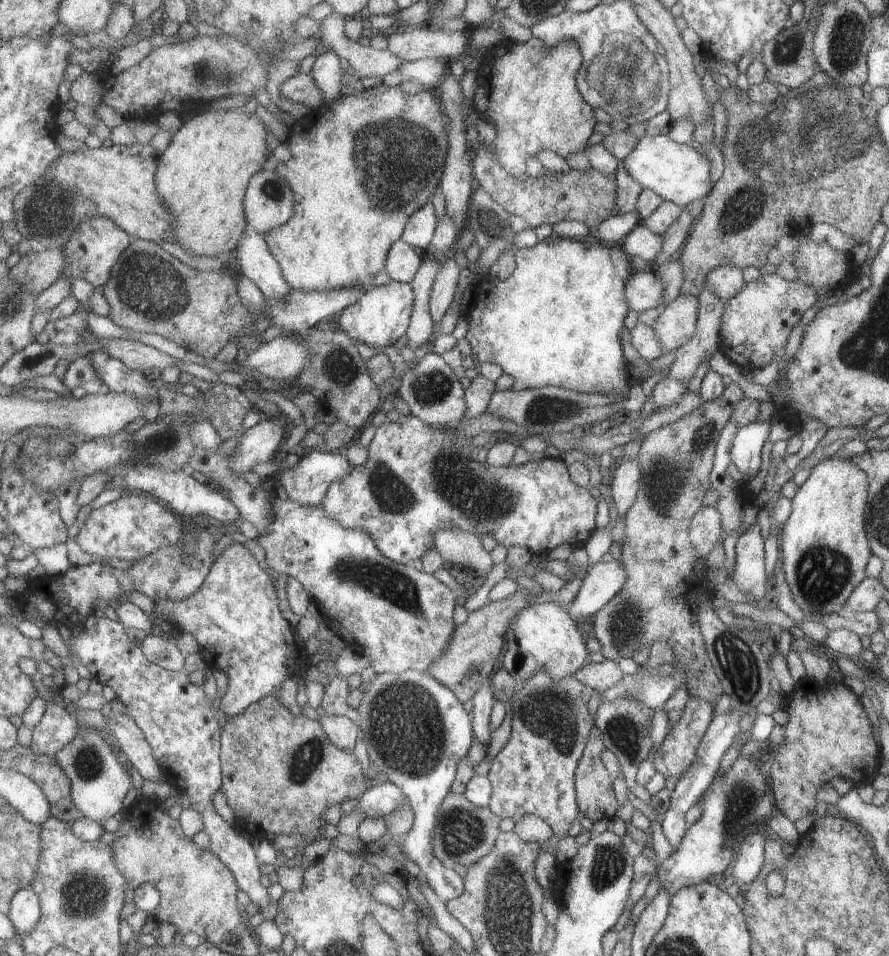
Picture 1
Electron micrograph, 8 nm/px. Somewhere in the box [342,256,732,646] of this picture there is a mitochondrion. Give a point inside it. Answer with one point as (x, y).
(455, 481)

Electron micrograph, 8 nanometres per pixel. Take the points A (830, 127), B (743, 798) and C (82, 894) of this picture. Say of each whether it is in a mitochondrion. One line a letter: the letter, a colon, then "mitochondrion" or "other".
A: mitochondrion
B: mitochondrion
C: mitochondrion

